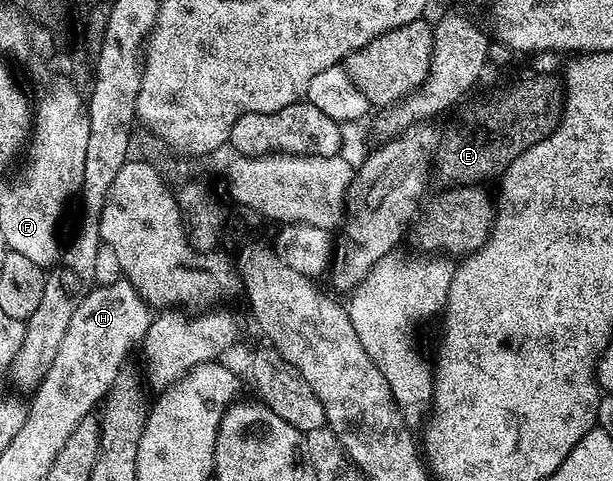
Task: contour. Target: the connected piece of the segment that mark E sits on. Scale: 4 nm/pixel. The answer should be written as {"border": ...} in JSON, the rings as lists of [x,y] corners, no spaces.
{"border":[[[526,76],[507,88],[496,89],[491,96],[467,99],[457,109],[458,117],[442,132],[438,152],[436,148],[432,156],[433,175],[438,175],[442,186],[482,186],[485,180],[497,181],[524,150],[556,130],[563,99],[563,85],[554,76]]]}

